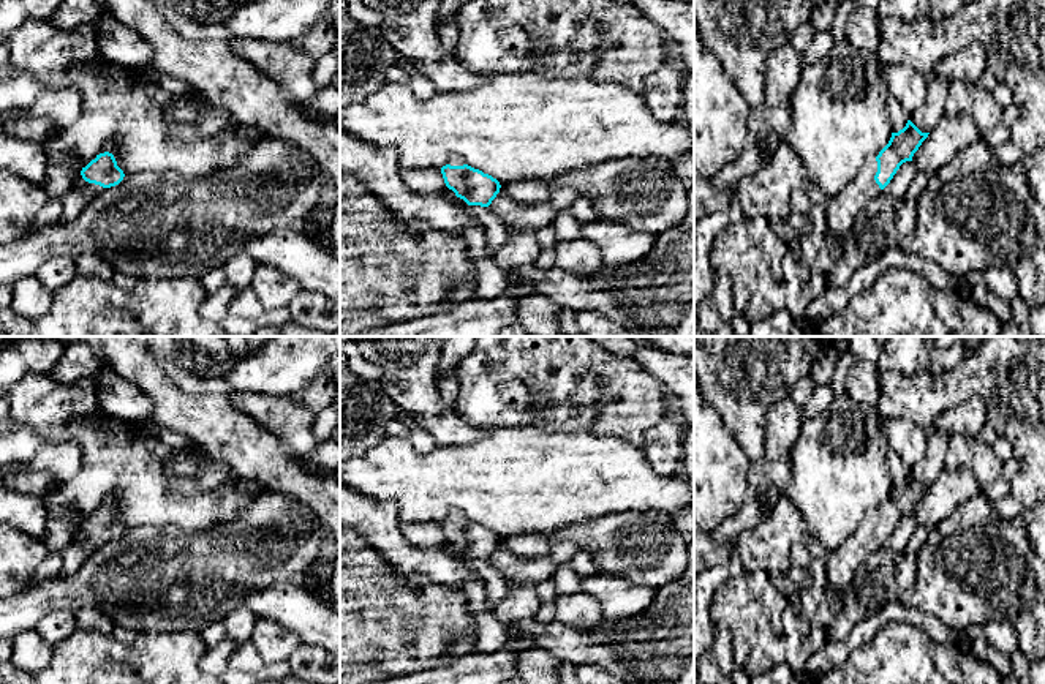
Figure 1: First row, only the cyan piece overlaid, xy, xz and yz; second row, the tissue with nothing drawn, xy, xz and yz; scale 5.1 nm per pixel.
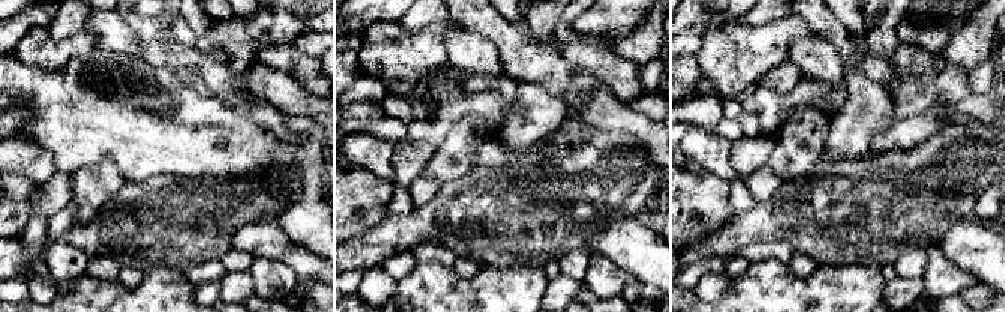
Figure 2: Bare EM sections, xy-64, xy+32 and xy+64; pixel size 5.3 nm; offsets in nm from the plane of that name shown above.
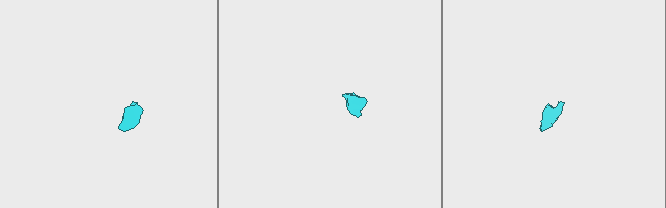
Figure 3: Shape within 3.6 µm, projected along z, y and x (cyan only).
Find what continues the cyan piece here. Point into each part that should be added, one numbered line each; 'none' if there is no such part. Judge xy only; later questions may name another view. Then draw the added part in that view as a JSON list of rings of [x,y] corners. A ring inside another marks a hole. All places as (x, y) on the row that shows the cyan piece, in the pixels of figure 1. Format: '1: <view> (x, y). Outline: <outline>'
1: xy (89, 190). Outline: [[[81,172],[74,179],[73,186],[84,194],[84,197],[87,199],[87,202],[92,202],[96,196],[100,196],[106,190],[106,188],[103,188],[100,185],[85,182],[82,179]]]

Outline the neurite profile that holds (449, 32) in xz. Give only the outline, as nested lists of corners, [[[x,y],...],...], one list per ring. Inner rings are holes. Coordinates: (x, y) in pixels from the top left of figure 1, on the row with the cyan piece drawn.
[[[451,17],[438,27],[441,46],[447,54],[457,54],[460,43],[458,17]]]

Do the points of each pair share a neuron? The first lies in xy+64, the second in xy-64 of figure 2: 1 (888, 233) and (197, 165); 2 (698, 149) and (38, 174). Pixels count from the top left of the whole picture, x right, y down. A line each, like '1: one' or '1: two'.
1: two
2: one

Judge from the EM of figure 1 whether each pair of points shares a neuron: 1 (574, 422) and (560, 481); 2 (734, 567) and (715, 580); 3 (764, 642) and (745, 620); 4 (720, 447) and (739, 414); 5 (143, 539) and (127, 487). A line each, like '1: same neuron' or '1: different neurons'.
1: different neurons
2: same neuron
3: same neuron
4: different neurons
5: different neurons

